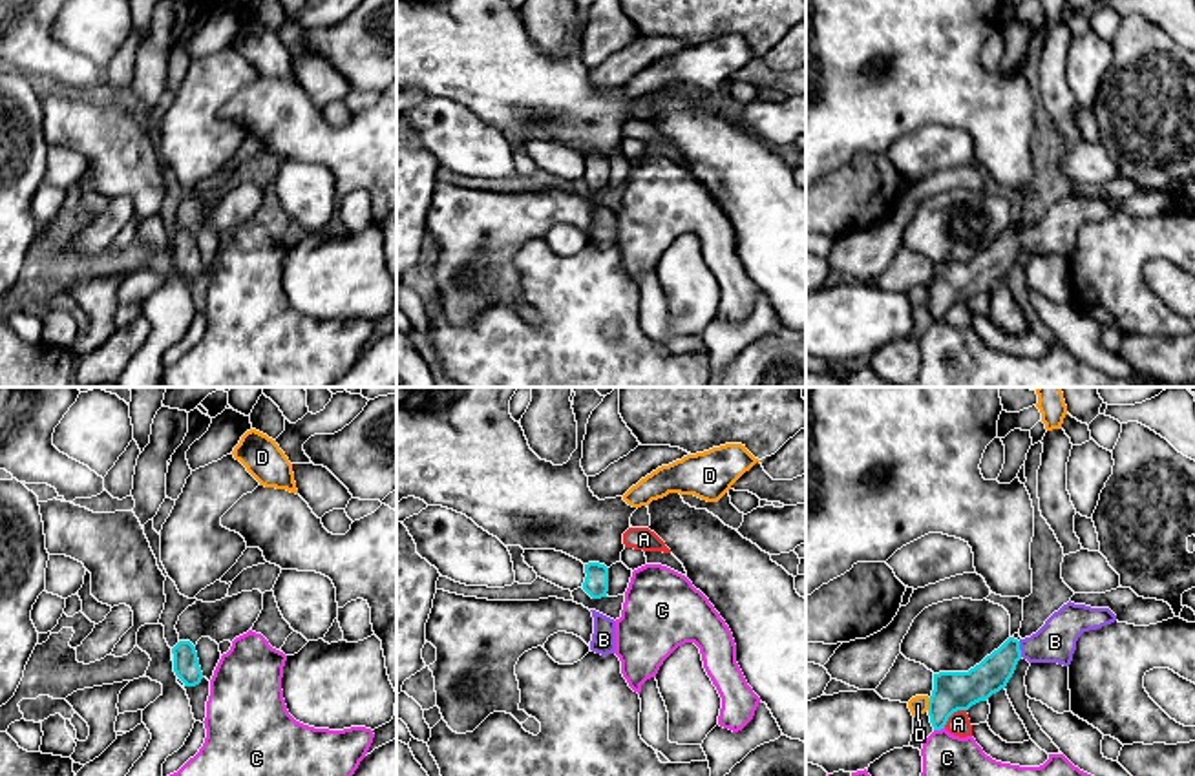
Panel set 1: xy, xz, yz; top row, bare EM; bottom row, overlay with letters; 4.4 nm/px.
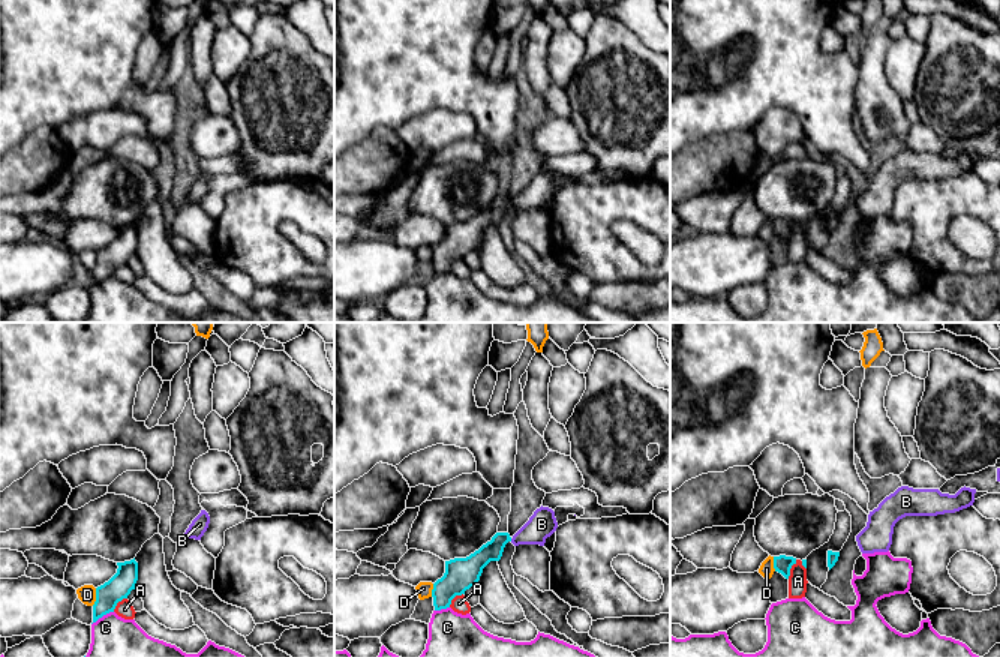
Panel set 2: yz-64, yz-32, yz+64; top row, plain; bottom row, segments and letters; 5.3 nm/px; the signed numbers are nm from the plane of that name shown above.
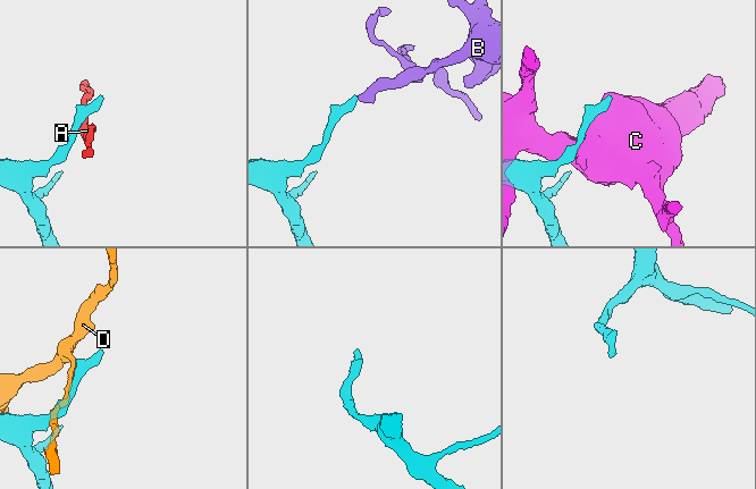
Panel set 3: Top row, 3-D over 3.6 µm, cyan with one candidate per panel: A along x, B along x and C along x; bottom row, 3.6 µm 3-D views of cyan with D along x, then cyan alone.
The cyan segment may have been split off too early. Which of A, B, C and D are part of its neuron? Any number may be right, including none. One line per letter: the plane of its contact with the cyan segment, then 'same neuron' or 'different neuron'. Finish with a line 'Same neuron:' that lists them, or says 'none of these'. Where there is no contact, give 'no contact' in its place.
A: meets cyan in yz; different neuron
B: meets cyan in yz; same neuron
C: meets cyan in yz; different neuron
D: meets cyan in yz; different neuron
Same neuron: B

